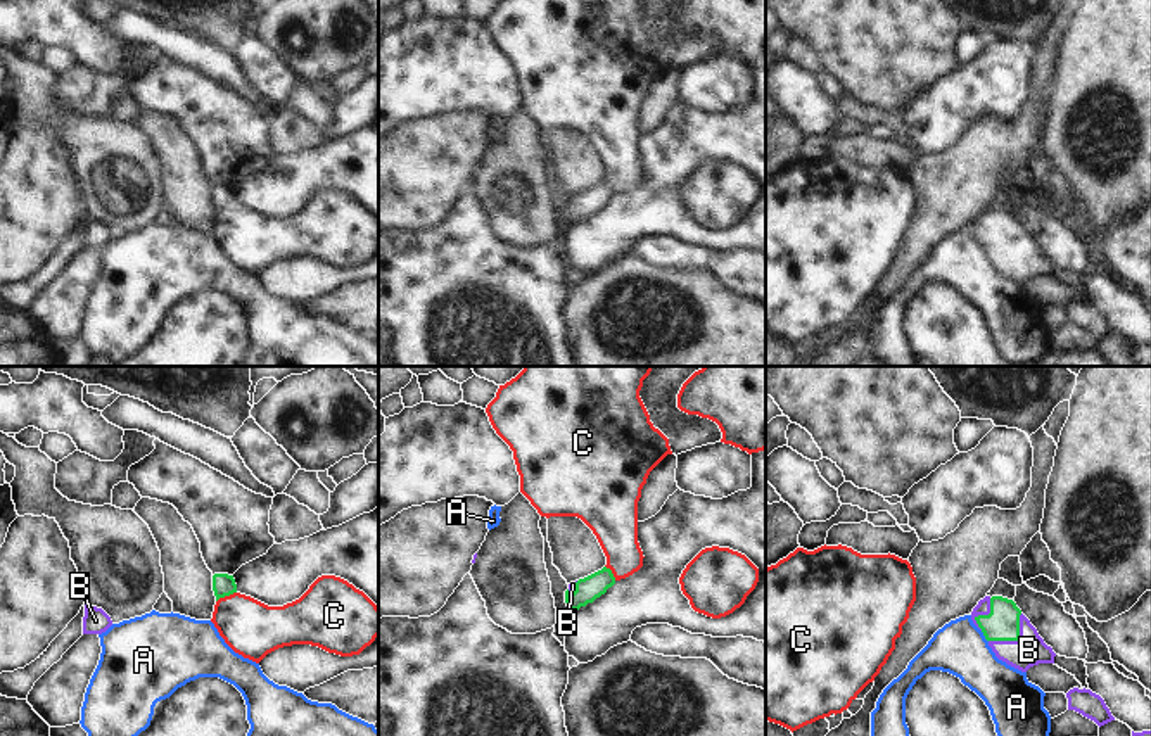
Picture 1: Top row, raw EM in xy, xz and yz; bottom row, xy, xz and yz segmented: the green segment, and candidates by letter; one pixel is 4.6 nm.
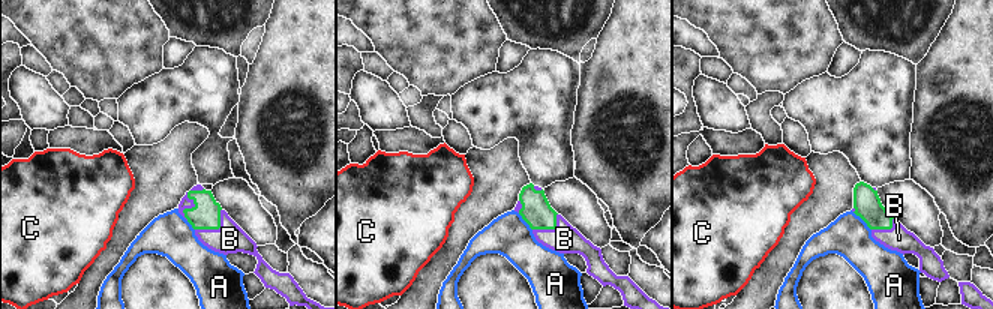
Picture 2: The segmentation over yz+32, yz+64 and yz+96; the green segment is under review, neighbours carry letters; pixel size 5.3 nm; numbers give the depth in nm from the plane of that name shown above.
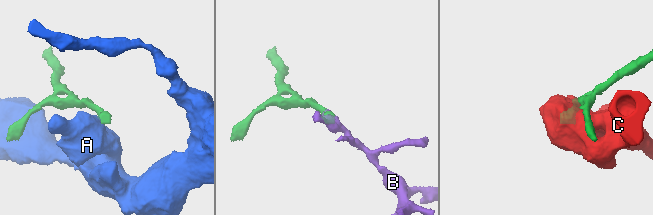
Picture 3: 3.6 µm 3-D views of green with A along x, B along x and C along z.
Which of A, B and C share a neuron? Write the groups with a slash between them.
A / B / C

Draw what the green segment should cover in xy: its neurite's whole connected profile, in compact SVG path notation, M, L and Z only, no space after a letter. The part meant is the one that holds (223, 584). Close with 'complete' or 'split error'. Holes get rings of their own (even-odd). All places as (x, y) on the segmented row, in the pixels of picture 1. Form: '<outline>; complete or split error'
M214 574L213 575L213 591L214 591L216 601L219 598L225 598L225 596L237 593L237 584L235 584L233 575Z; complete

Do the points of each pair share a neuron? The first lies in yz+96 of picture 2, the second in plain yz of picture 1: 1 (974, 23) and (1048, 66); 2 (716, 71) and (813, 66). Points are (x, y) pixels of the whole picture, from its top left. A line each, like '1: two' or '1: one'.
1: two
2: one

